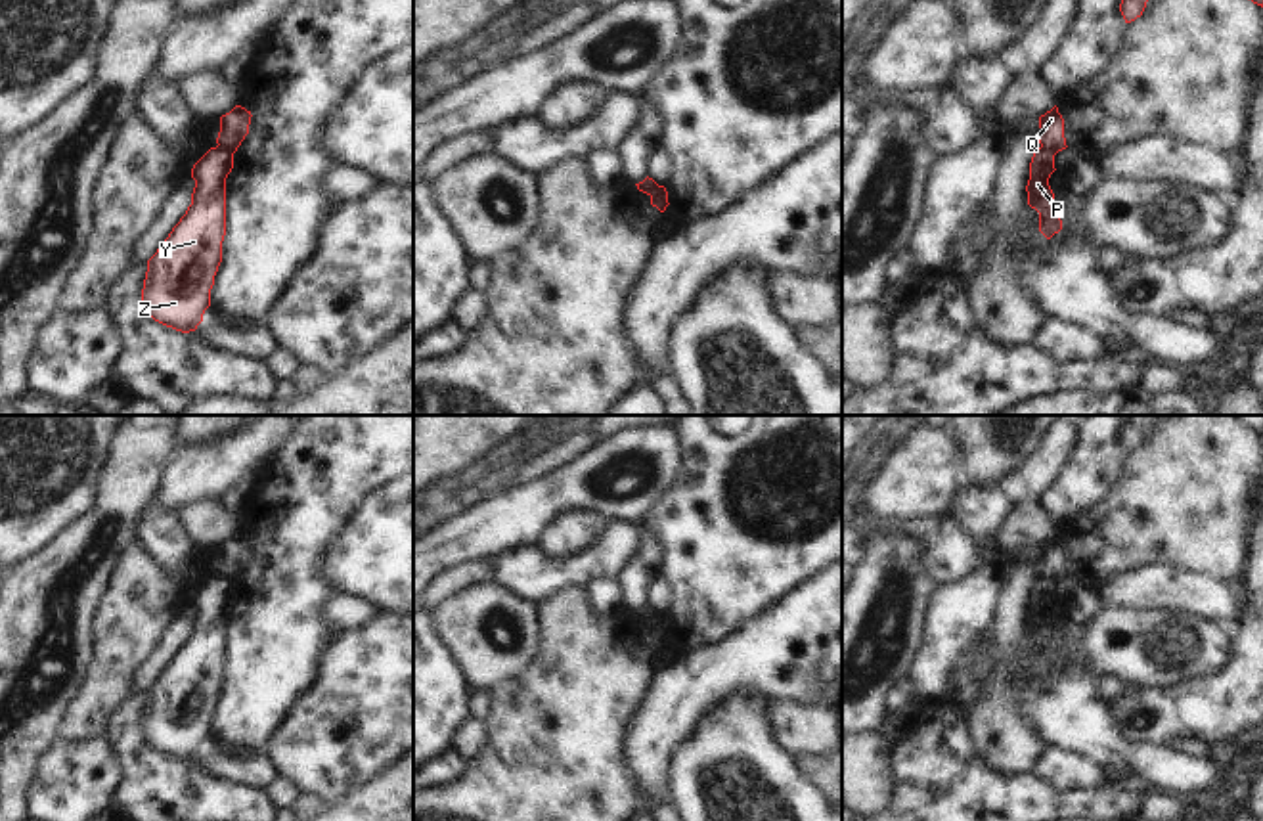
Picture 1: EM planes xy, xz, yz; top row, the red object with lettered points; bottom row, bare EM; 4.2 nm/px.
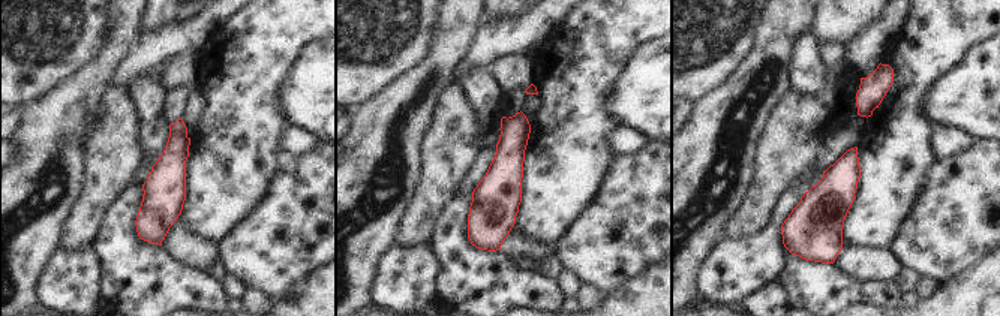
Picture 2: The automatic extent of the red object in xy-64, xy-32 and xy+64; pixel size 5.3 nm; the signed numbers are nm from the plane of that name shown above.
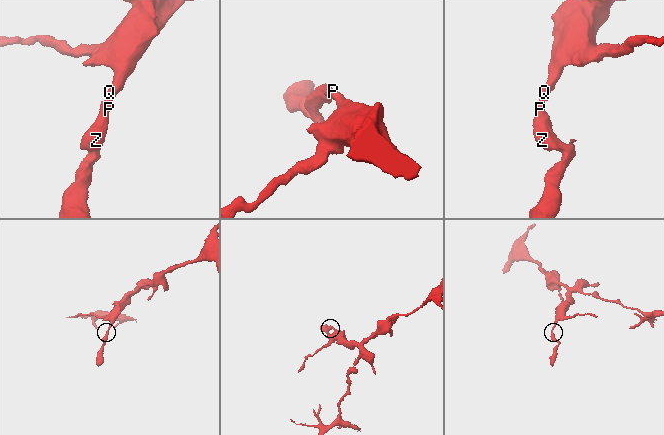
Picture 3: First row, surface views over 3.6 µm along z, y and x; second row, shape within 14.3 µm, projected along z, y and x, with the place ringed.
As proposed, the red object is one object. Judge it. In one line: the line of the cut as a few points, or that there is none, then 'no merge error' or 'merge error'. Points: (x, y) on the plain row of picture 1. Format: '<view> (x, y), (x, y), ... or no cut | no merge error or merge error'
xy (219, 573), (232, 584) | merge error

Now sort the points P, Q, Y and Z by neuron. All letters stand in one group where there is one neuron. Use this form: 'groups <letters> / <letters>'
groups P Y Z / Q

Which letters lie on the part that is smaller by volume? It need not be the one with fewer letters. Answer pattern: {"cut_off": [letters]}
{"cut_off": ["P", "Y", "Z"]}

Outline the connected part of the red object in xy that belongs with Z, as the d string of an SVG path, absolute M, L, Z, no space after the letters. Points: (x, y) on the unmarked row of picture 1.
M216 574L191 597L191 633L147 689L142 731L149 744L176 760L195 760L210 735L226 664L226 607L233 584Z

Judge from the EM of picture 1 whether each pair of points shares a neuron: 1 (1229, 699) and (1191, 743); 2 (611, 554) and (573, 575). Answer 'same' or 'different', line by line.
1: different
2: same

